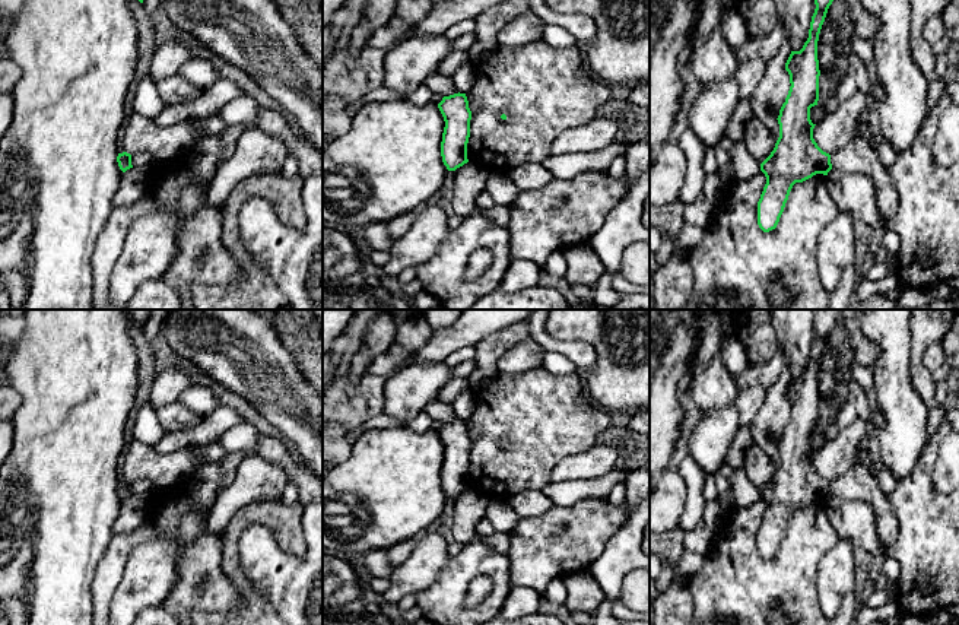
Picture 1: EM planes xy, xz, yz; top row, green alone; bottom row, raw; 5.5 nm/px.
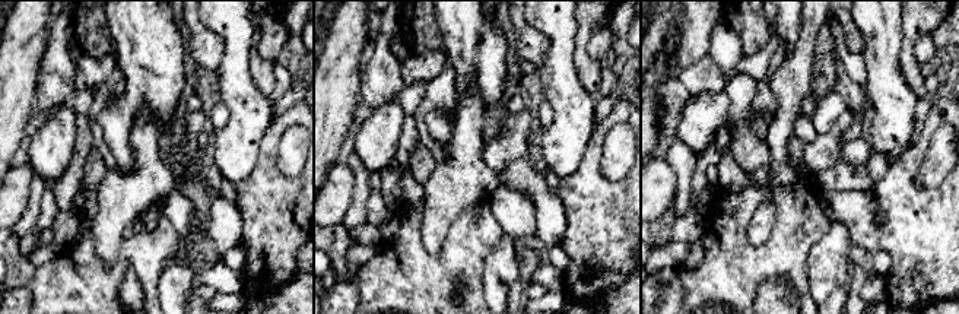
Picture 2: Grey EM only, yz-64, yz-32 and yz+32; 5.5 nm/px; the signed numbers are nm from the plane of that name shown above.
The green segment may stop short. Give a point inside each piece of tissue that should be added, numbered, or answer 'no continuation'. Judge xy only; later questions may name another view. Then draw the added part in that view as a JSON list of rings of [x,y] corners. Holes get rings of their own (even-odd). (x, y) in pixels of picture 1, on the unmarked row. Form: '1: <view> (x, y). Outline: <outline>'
no continuation

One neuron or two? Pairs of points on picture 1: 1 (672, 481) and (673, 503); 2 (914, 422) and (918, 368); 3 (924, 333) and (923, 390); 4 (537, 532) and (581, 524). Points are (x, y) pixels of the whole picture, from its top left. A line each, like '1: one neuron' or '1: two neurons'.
1: one neuron
2: two neurons
3: one neuron
4: one neuron

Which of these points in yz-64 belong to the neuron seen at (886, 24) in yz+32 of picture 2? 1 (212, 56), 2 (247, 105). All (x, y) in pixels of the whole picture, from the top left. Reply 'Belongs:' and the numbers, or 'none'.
Belongs: 2

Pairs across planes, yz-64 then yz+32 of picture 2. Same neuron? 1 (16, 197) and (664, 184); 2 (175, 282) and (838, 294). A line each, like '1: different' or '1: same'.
1: same
2: different

